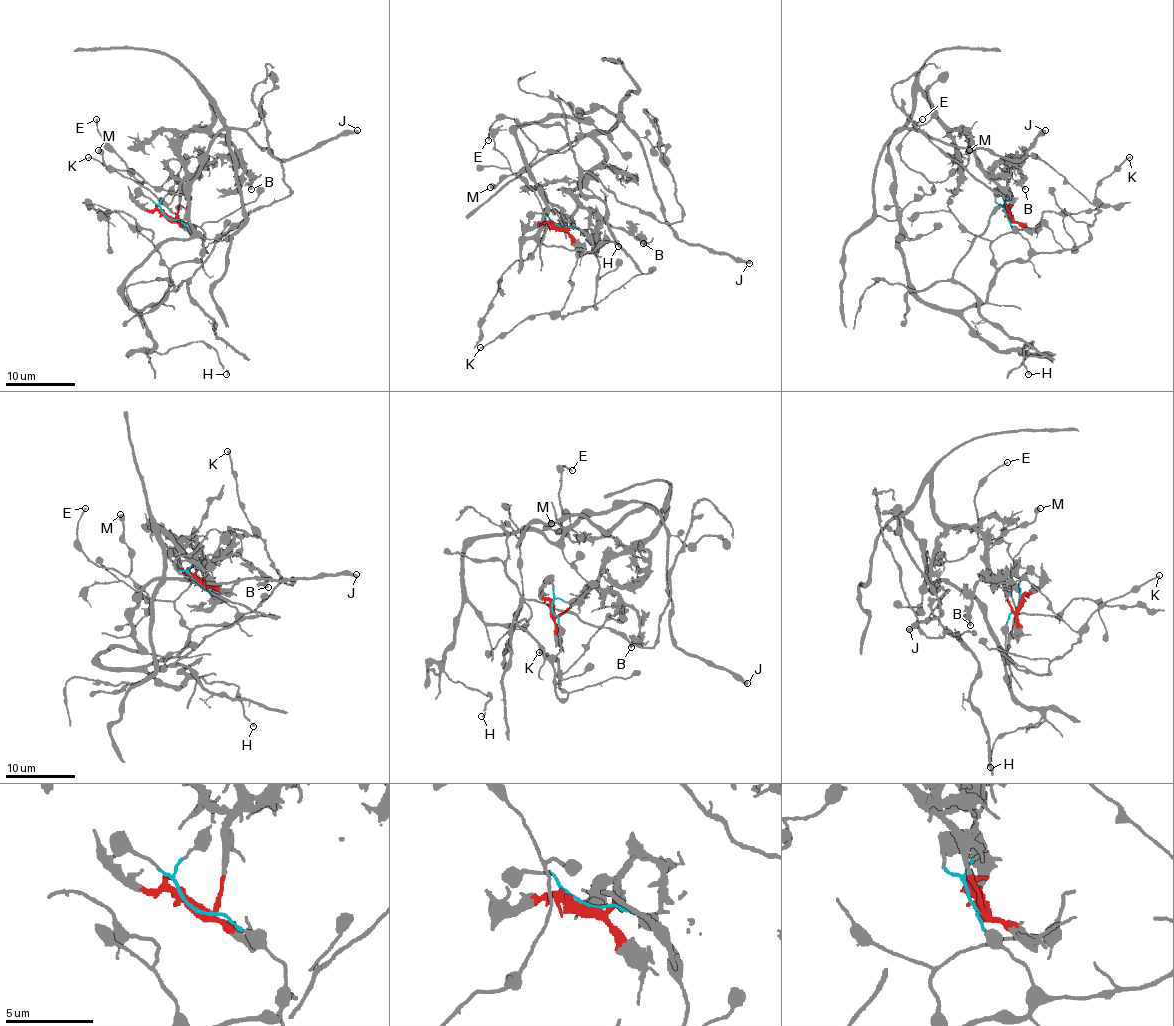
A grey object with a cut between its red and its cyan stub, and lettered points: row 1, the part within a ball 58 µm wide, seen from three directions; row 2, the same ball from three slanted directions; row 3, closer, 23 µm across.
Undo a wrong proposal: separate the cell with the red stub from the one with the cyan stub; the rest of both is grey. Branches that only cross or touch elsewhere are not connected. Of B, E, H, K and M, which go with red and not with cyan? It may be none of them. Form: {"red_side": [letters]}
{"red_side": ["B"]}

